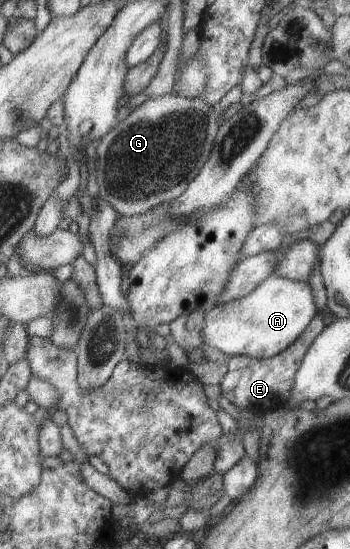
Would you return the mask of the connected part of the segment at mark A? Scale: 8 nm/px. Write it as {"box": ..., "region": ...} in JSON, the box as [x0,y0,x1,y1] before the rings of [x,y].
{"box":[200,275,317,359],"region":[[[270,275],[262,279],[248,295],[216,304],[205,313],[204,327],[200,331],[202,344],[229,357],[232,355],[248,355],[252,359],[272,357],[298,339],[317,311],[307,281],[292,281]]]}

